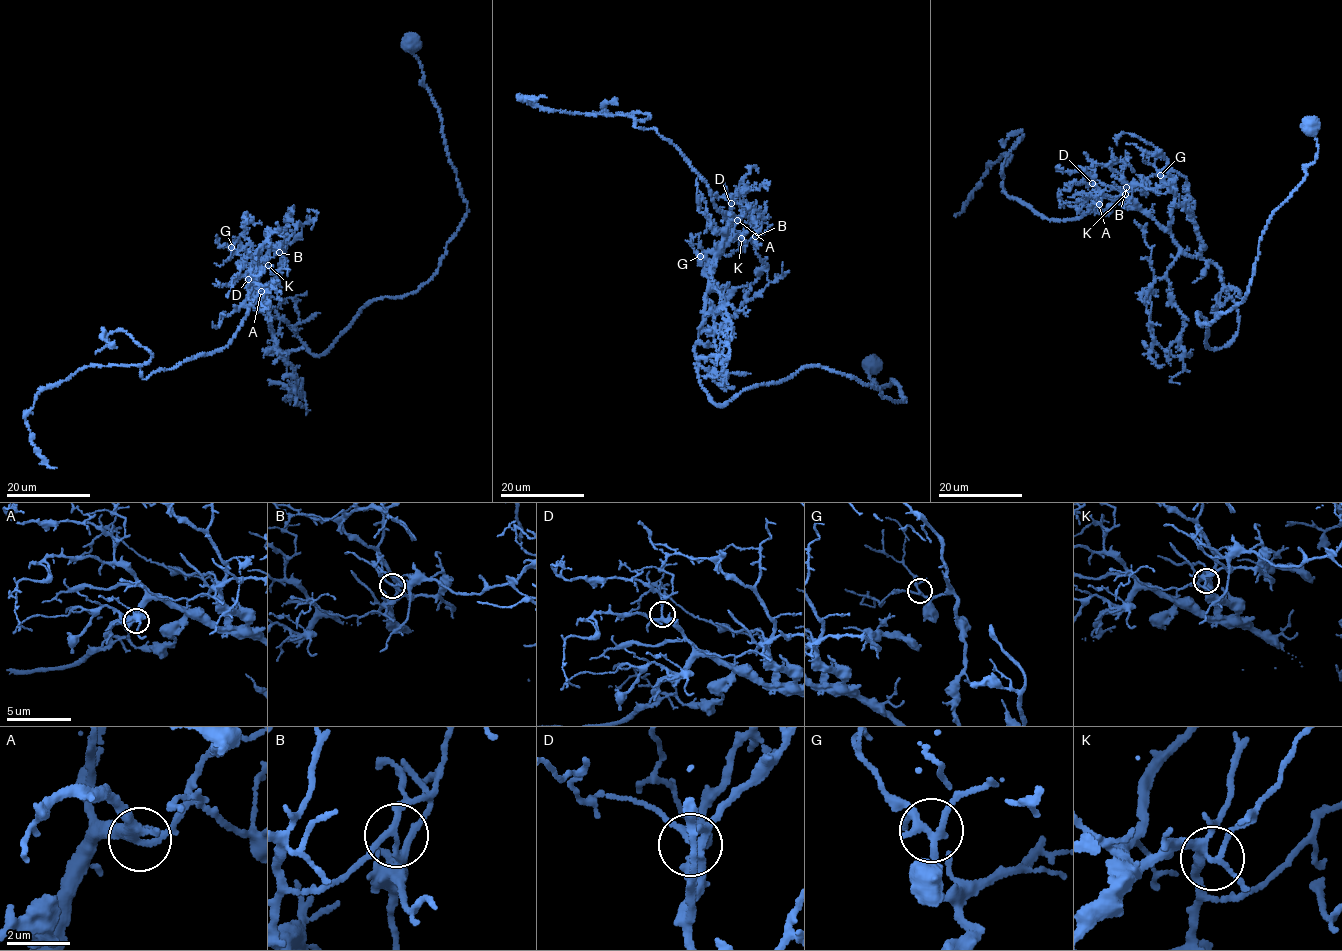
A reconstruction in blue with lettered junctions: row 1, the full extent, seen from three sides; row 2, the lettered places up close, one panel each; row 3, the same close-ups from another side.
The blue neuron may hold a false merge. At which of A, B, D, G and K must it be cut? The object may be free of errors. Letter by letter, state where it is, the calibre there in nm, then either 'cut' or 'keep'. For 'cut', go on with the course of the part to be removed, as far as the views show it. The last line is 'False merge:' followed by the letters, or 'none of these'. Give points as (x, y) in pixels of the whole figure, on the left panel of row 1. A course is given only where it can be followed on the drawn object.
A: place (261, 291); calibre 320 nm; keep
B: place (279, 252); calibre 160 nm; cut; course (279, 252), (280, 245), (296, 228), (290, 213)
D: place (248, 279); calibre 240 nm; keep
G: place (231, 247); calibre 200 nm; keep
K: place (268, 265); calibre 240 nm; keep
False merge: B

